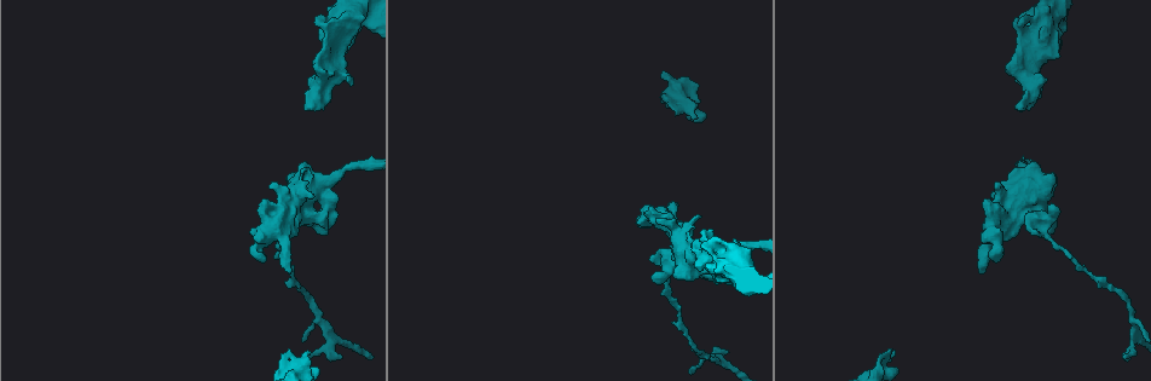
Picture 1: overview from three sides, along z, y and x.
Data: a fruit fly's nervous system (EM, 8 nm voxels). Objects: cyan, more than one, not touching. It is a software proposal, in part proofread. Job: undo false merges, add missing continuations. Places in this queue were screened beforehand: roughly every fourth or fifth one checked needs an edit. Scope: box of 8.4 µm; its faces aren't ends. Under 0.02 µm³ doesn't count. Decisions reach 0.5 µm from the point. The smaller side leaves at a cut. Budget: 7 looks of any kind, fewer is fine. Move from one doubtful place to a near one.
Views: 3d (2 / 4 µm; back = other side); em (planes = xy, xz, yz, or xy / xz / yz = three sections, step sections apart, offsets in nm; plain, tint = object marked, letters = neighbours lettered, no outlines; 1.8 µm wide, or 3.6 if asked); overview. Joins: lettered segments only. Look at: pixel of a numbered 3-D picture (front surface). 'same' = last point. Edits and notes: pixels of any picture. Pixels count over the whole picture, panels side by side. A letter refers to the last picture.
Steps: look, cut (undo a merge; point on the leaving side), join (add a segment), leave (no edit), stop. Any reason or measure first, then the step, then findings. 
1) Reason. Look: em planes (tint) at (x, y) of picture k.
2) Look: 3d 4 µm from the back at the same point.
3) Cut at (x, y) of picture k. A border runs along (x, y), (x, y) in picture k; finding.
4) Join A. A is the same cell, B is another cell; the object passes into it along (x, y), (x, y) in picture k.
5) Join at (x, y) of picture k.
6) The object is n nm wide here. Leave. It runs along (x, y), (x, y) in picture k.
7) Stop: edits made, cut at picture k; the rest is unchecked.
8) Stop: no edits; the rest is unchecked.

An open end. Look: em planes (letters) at (306, 107) of picture 1.

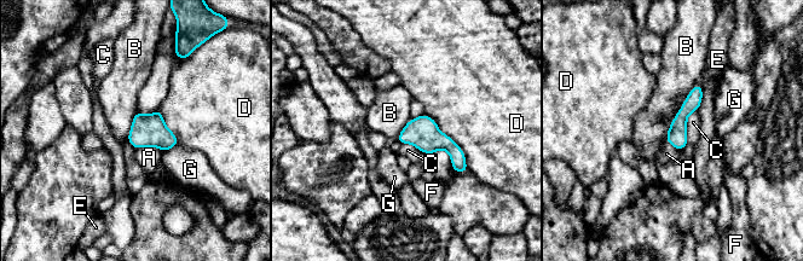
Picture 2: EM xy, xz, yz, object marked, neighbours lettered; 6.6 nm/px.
The object is 130 nm wide here. Leave. A, B, C, D, E, F and G are other cells; a border runs along (699, 82), (676, 114), (665, 140) in picture 2; no lettered segment goes on from it.

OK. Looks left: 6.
Tapers out. Look: 3d 4 µm from the back at (1126, 356) of picture 1.

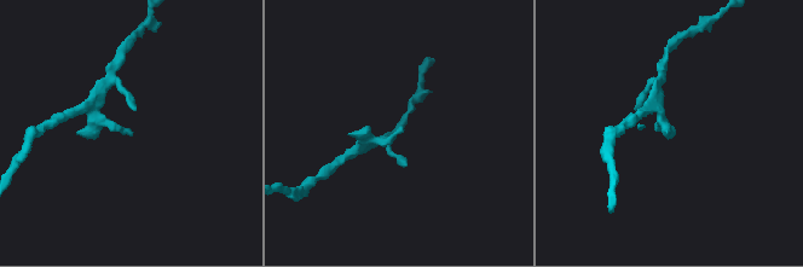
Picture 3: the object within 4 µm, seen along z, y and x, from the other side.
Need the tissue. Look: em planes (letters) at (403, 132) of picture 3.

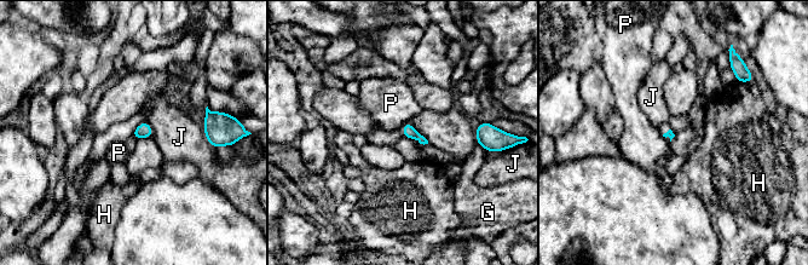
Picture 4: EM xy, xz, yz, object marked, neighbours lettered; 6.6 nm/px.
Leave. G, H, J and P are other cells; a border runs along (409, 121), (402, 125) in picture 4; no lettered segment goes on from it.

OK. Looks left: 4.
Branch stops here. Look: em yz step 8 (tint) at (676, 115) of picture 1.

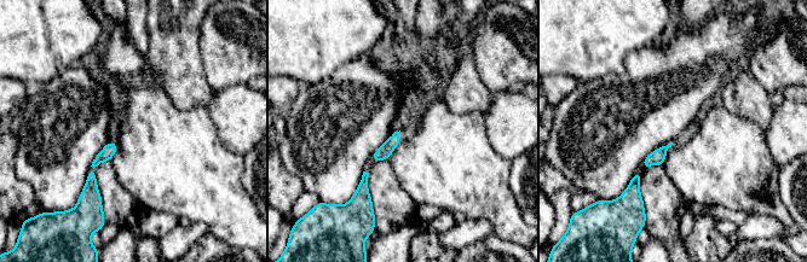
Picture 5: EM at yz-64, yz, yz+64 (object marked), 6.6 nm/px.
Look: em planes (letters) at the same point.

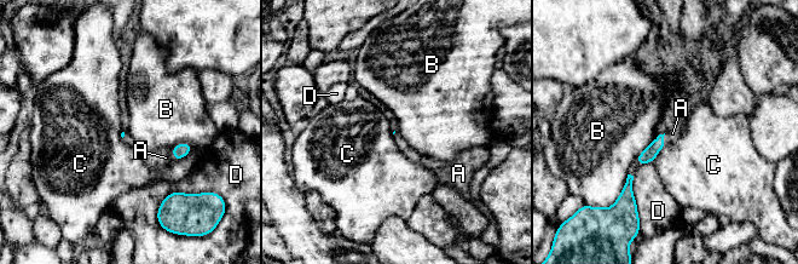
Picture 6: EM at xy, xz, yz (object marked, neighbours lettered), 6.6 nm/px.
Join A. A is the same cell, B, C and D are other cells; it goes on there.

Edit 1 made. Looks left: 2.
Stop: edits made, join at picture 6; the rest is unchecked.

